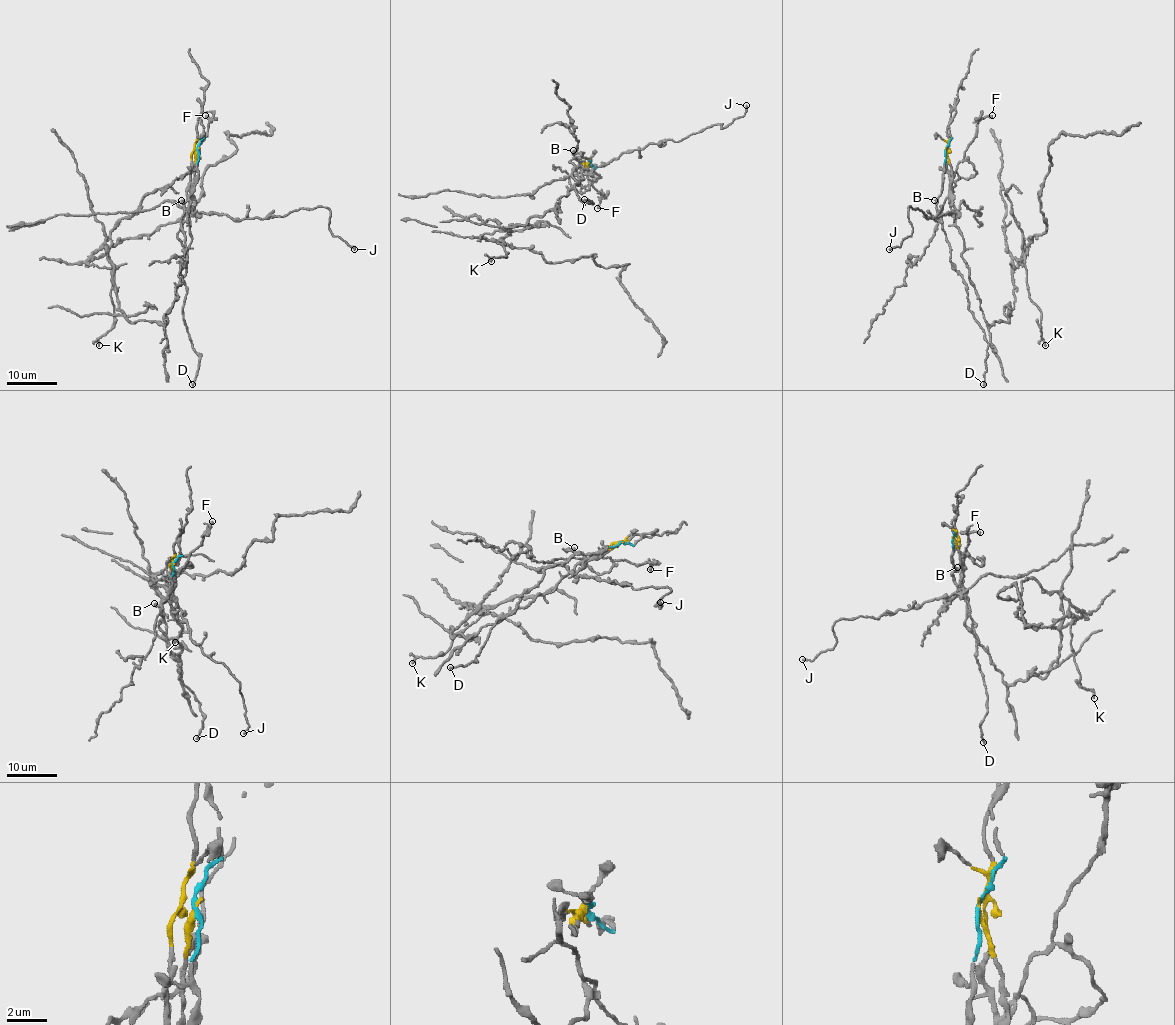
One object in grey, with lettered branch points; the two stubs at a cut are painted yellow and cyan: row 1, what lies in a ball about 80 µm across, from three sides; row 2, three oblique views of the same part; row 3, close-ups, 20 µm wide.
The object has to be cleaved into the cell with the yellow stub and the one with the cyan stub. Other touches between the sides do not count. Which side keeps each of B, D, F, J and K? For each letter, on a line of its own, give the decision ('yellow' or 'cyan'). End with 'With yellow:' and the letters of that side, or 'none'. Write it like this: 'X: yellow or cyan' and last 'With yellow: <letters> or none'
B: cyan
D: cyan
F: yellow
J: yellow
K: yellow
With yellow: F, J, K

